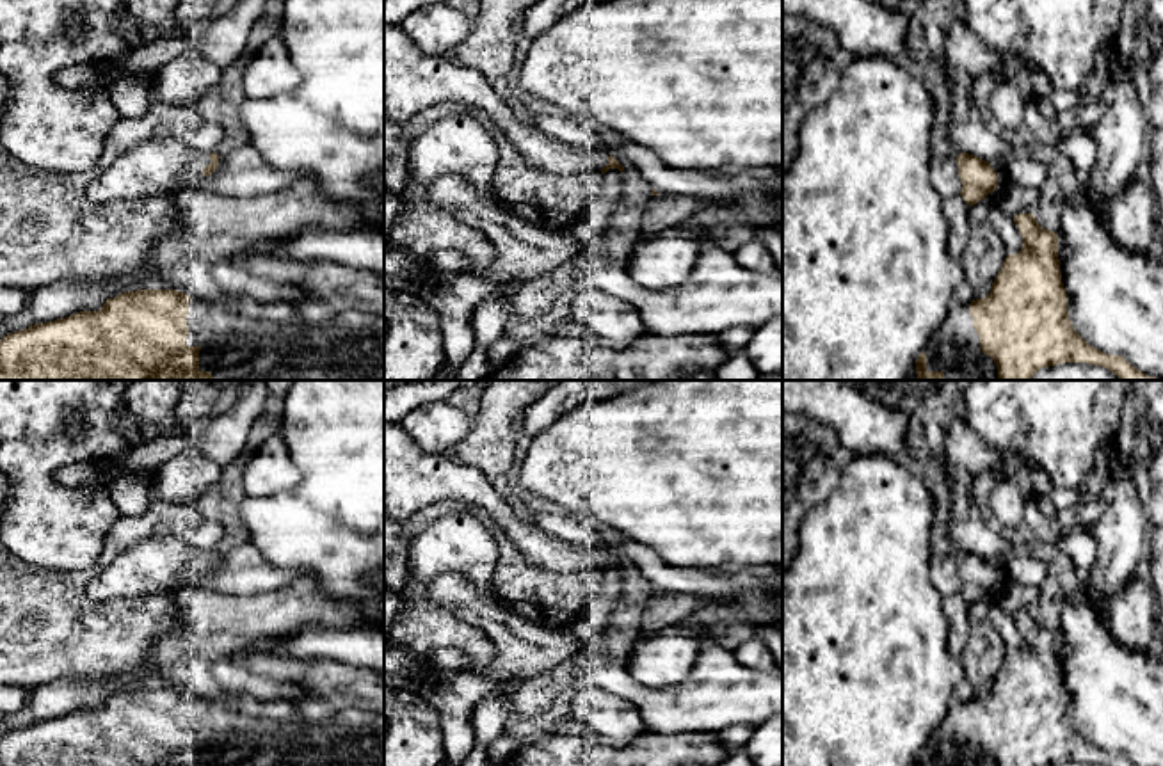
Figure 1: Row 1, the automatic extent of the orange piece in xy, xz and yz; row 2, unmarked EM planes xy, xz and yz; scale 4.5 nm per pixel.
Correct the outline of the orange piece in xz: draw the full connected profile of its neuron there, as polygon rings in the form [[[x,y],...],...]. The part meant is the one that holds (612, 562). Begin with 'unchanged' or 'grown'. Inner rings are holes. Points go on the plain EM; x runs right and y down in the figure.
grown; [[[384,421],[384,512],[393,521],[407,521],[425,507],[448,501],[485,510],[523,560],[537,569],[558,574],[624,571],[612,553],[569,544],[521,519],[482,471],[448,455],[421,451],[398,423]]]

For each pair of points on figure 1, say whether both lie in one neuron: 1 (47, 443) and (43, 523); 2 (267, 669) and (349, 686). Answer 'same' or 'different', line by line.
1: same
2: same

